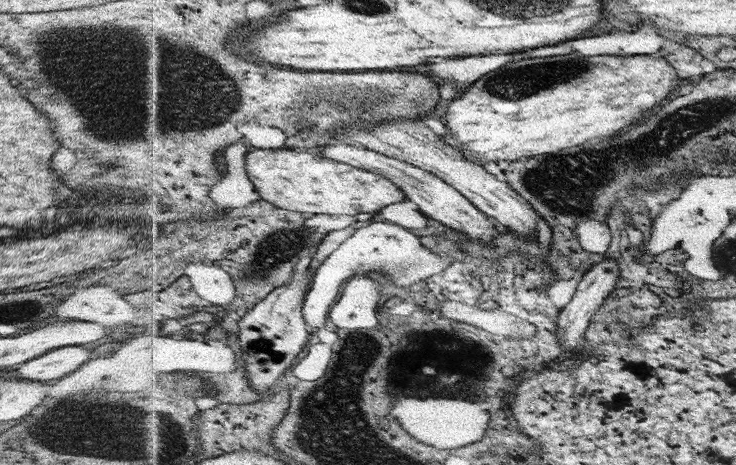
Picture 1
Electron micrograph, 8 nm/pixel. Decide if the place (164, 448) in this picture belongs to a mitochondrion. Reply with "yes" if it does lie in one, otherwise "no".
yes

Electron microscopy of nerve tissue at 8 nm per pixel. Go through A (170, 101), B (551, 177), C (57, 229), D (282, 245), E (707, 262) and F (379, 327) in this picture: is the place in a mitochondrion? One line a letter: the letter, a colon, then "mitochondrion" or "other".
A: mitochondrion
B: mitochondrion
C: other
D: mitochondrion
E: other
F: other

